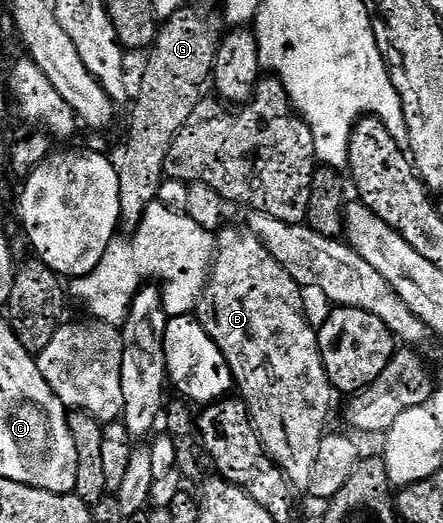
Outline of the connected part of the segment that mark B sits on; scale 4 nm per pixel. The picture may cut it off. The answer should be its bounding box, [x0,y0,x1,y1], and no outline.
[198,227,334,490]

